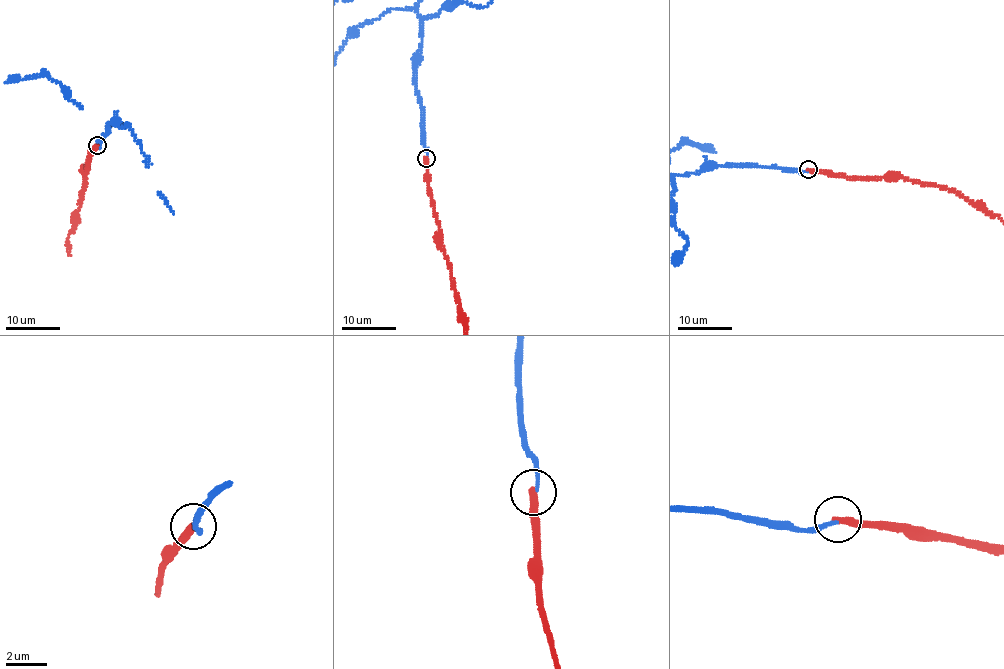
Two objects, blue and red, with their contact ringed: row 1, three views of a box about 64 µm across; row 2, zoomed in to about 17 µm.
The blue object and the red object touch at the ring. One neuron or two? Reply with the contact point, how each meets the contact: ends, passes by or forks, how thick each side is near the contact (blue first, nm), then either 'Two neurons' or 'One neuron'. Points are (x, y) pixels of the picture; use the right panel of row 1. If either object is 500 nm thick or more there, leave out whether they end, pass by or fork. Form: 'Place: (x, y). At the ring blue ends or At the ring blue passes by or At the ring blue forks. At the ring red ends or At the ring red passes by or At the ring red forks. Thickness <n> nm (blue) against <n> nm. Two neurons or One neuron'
Place: (808, 169). At the ring blue ends. At the ring red ends. Thickness 160 nm (blue) against 380 nm. Two neurons

